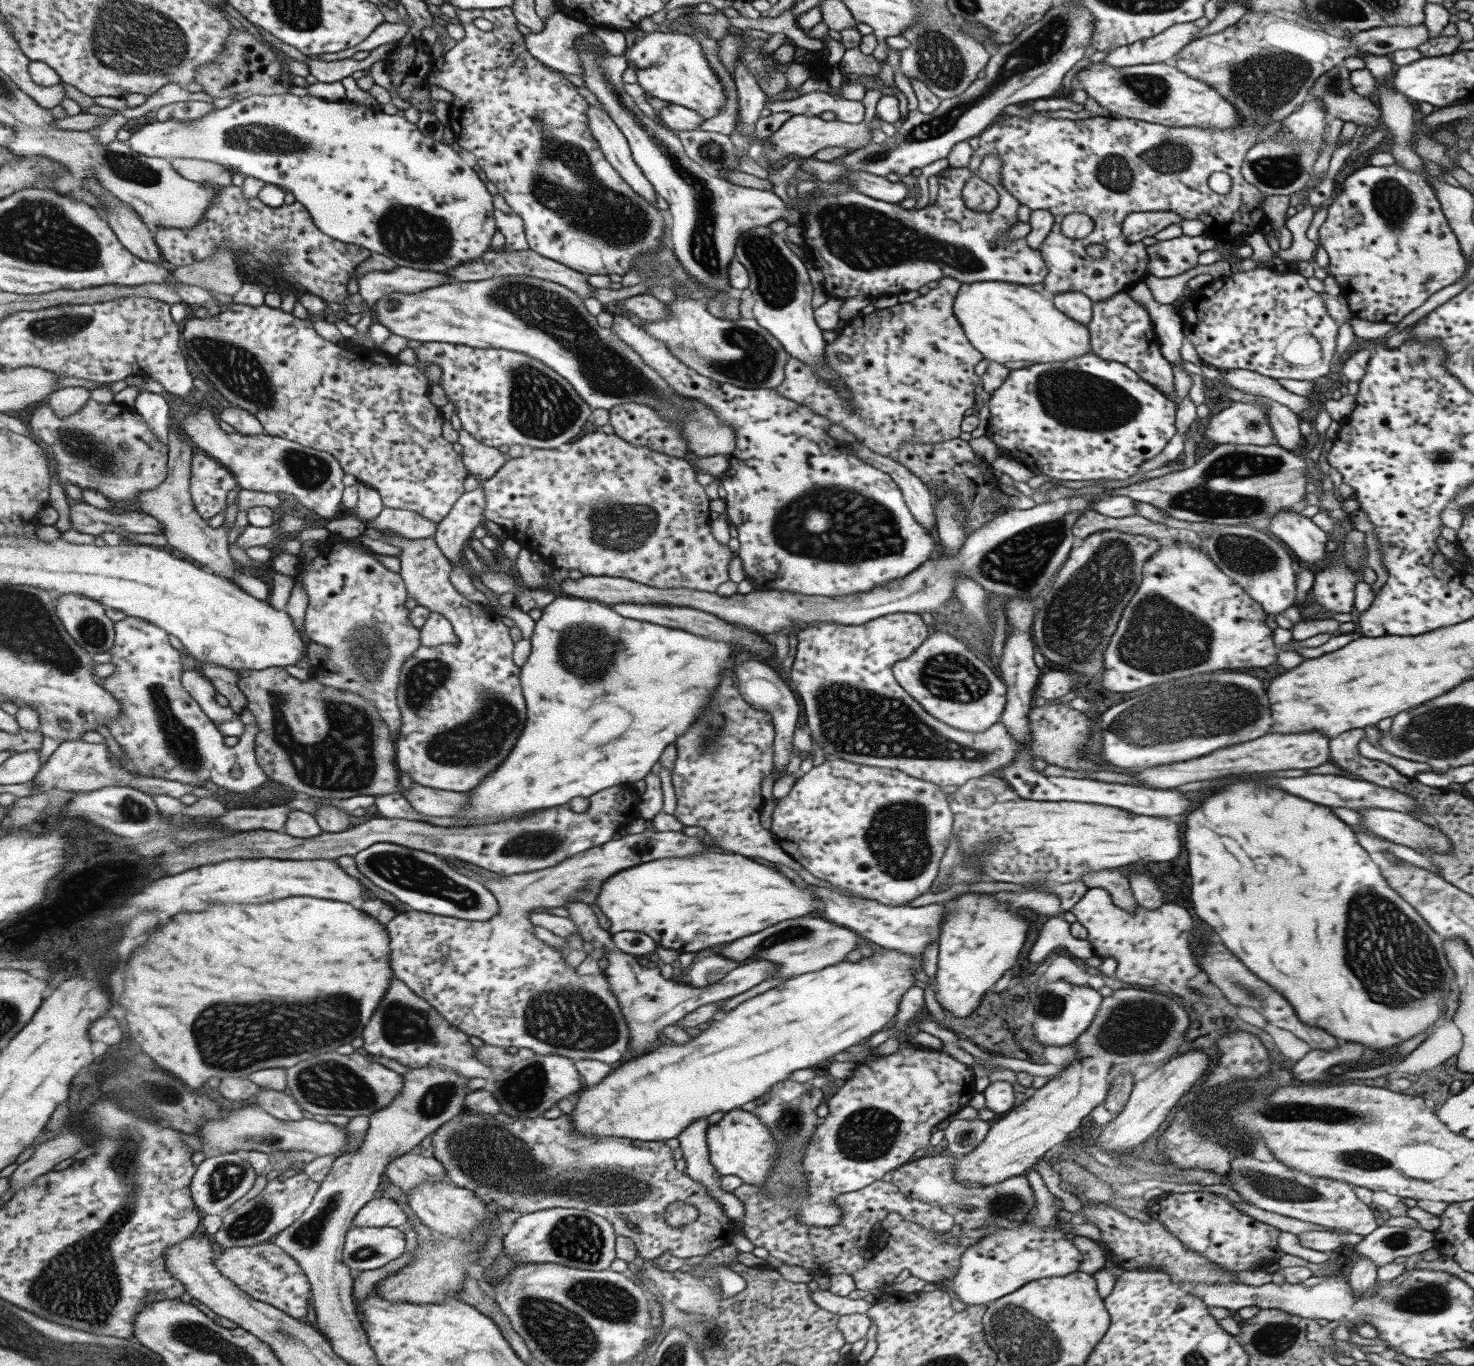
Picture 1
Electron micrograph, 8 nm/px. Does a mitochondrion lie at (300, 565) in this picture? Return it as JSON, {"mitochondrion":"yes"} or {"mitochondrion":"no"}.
{"mitochondrion":"no"}

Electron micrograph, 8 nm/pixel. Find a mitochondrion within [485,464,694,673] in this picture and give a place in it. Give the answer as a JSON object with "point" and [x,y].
{"point":[613,528]}

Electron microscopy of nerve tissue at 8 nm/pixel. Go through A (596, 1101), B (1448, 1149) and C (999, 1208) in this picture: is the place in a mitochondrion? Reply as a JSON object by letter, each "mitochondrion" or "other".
{"A":"other","B":"other","C":"mitochondrion"}

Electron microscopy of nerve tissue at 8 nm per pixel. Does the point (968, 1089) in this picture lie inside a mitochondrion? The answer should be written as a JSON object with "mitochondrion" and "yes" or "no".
{"mitochondrion":"no"}

